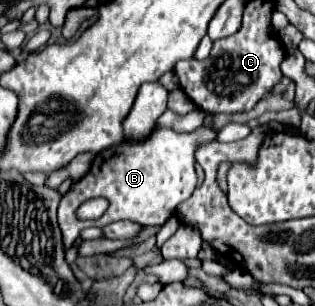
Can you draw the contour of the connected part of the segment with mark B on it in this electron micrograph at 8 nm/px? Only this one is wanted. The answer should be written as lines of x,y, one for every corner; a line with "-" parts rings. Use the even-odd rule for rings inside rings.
154,127
144,139
128,139
110,149
100,151
90,171
76,183
72,183
70,191
62,197
58,207
58,221
64,233
66,249
78,239
78,233
86,227
104,227
114,221
136,221
138,225
162,225
166,223
178,203
186,201
198,185
196,161
192,157
192,149
200,141
212,141
216,133
208,127
200,127
192,133
178,133
168,127
-
94,197
108,199
108,209
98,221
82,221
76,217
76,209

